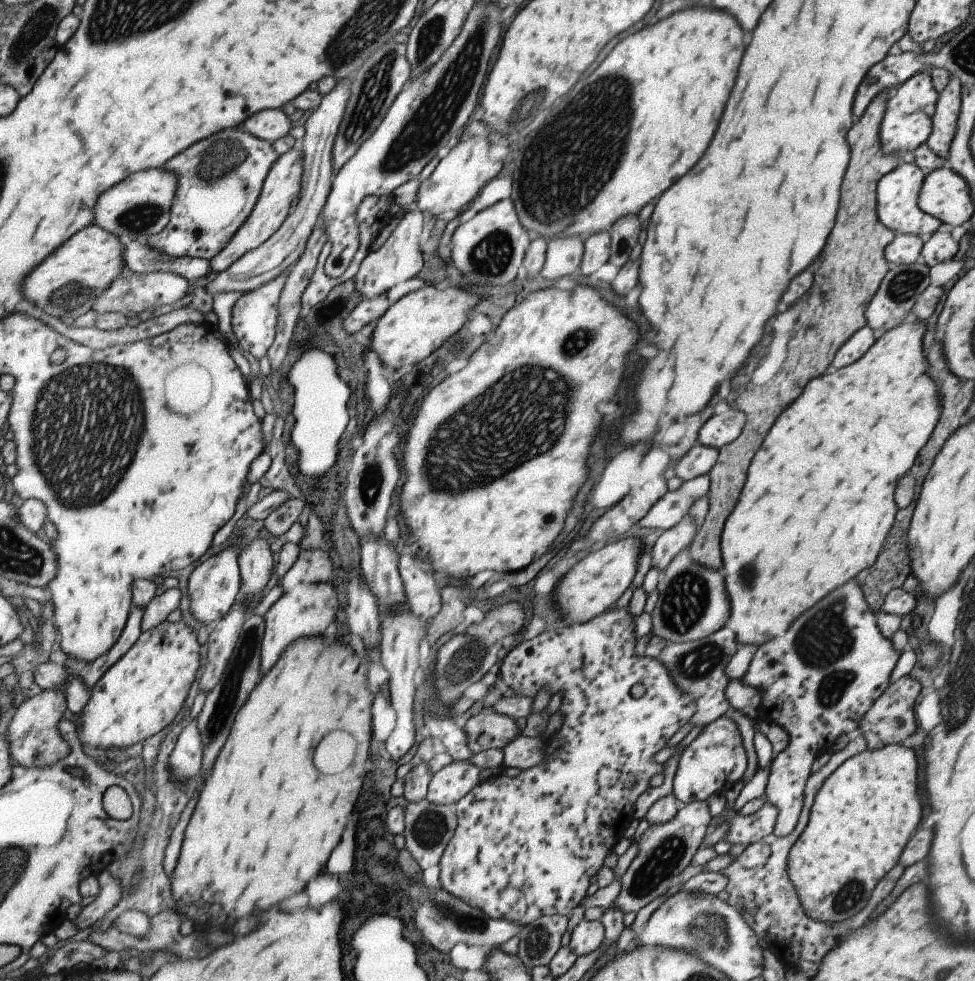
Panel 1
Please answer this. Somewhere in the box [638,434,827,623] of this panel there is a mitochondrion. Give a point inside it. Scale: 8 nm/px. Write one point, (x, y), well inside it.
(748, 577)

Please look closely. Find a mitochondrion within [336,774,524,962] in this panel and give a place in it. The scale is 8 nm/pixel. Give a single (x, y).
(444, 911)

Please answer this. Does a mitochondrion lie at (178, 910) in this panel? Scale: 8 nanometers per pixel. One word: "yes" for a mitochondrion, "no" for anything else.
no

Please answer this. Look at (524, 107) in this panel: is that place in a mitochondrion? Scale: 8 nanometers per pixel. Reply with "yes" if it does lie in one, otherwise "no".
yes

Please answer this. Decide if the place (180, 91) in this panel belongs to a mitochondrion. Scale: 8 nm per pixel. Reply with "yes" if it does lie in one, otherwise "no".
no

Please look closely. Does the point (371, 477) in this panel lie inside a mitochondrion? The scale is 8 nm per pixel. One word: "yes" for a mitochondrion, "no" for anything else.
yes

